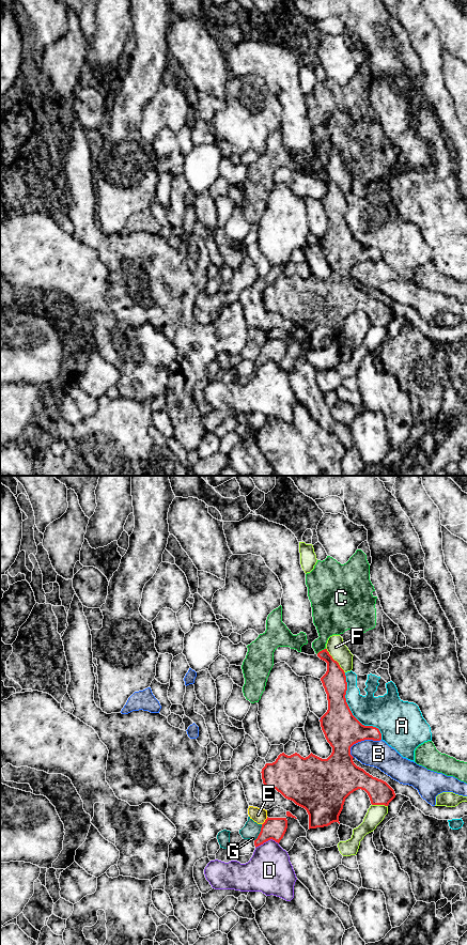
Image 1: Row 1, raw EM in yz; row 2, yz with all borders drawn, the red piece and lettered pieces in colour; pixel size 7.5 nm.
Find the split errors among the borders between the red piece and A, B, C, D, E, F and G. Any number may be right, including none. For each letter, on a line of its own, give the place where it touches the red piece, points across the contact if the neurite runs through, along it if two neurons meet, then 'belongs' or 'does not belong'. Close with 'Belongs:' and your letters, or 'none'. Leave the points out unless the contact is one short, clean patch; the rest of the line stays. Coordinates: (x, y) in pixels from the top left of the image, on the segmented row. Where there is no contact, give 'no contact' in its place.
A: yz (351, 711) | does not belong
B: yz (362, 740) | does not belong
C: yz (322, 650) | does not belong
D: yz (266, 840) | does not belong
E: yz (265, 821) | does not belong
F: yz (336, 661) | does not belong
G: yz (260, 833) | does not belong
Belongs: none

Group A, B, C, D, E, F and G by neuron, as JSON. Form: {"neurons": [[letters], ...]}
{"neurons": [["A"], ["B"], ["C"], ["D"], ["E", "G"], ["F"]]}

